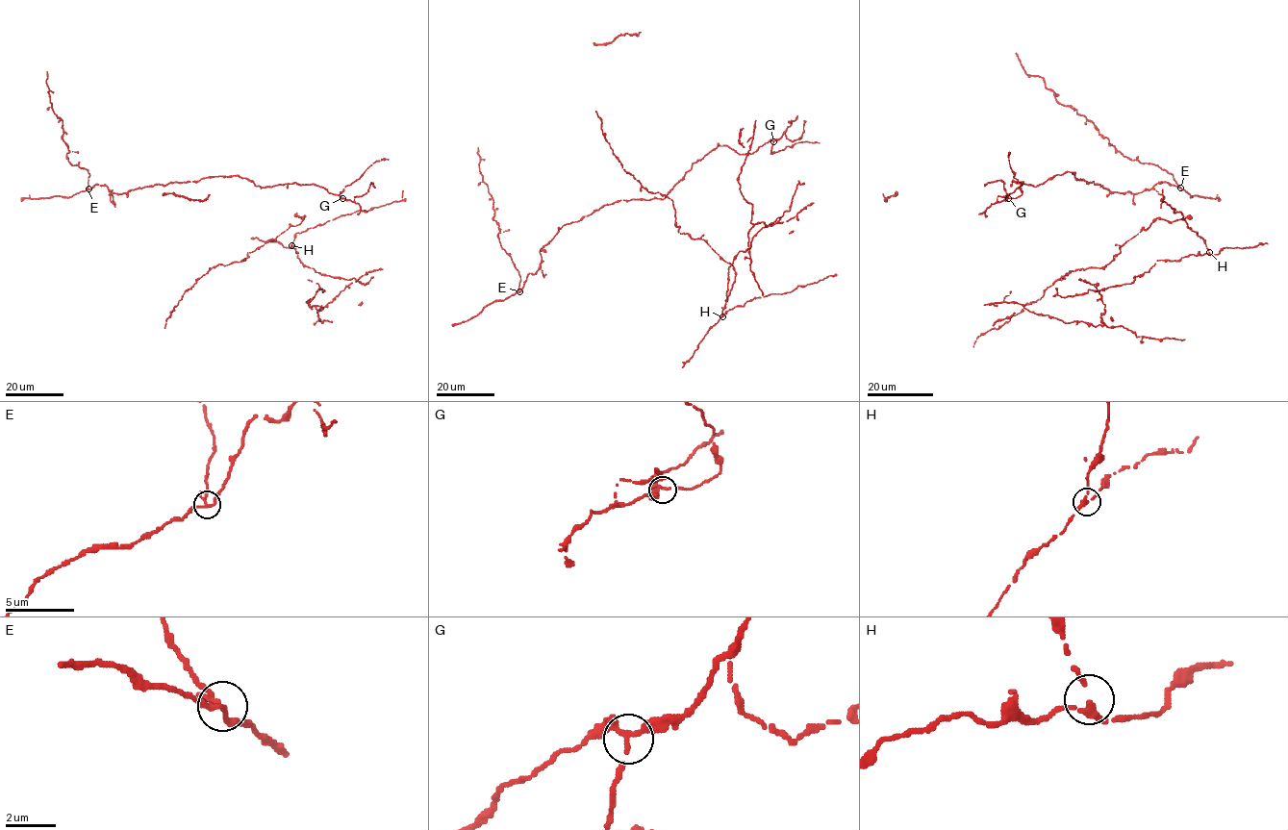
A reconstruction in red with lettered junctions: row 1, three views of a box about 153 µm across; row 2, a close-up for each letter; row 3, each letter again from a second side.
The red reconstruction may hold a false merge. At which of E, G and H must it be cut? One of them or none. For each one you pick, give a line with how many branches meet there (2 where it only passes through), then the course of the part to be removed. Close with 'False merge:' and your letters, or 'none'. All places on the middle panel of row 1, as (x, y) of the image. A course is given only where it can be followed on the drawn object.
E: Branches: 3. Course of the part to remove: (518, 291), (520, 276), (497, 236), (498, 224), (492, 218), (492, 200), (479, 171), (478, 148)
False merge: E

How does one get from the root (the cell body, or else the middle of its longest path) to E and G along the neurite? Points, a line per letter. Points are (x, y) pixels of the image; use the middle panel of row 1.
E: (734, 150), (711, 150), (663, 199), (617, 200), (565, 224), (541, 249), (539, 268), (518, 291)
G: (734, 150), (740, 154), (752, 154), (766, 142), (773, 141)

